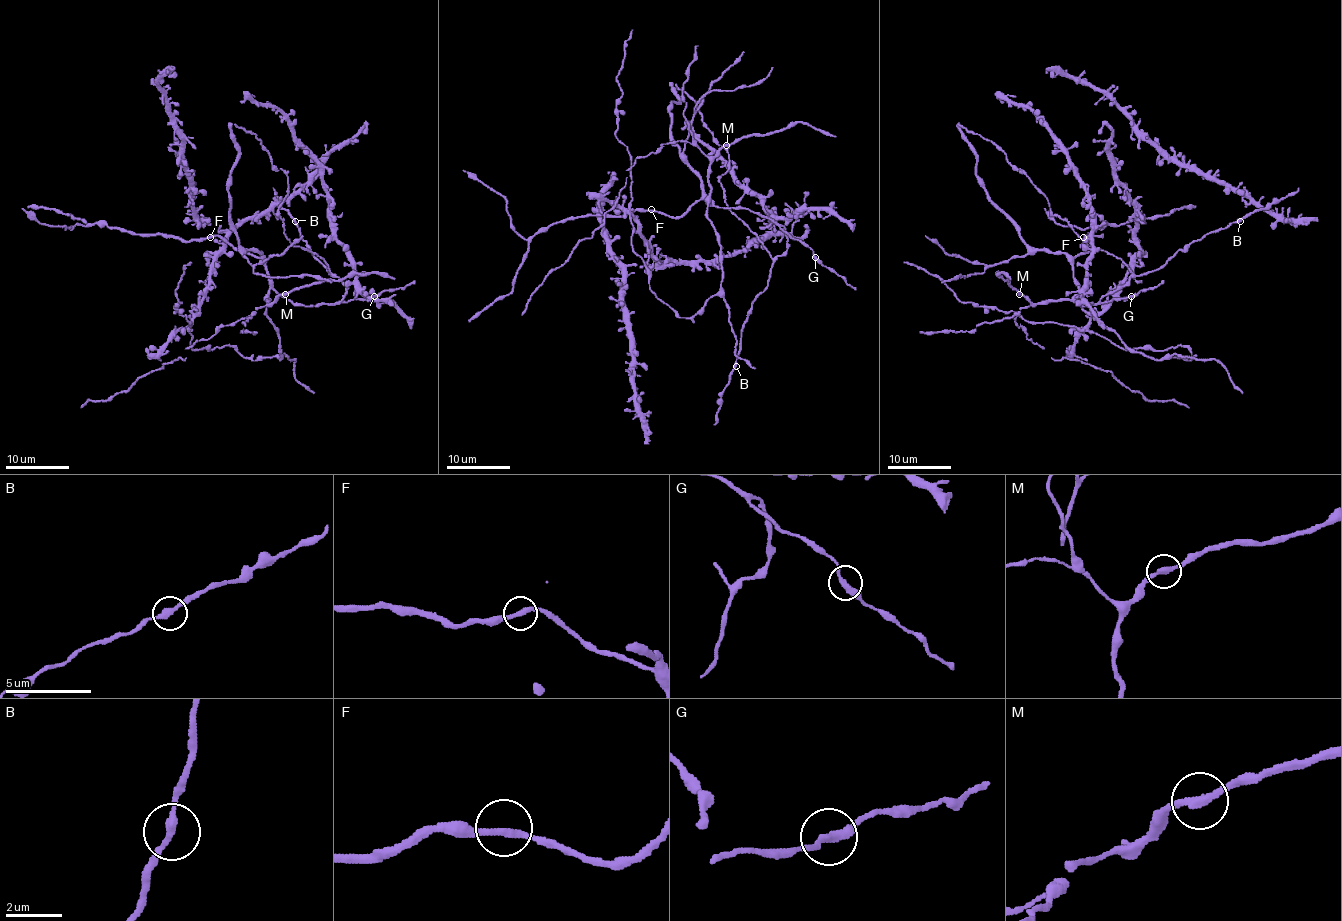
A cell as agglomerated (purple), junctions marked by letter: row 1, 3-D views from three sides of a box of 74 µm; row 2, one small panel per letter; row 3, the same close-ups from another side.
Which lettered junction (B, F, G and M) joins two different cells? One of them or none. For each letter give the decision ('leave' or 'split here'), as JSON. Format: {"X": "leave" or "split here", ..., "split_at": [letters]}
{"B": "leave", "F": "leave", "G": "leave", "M": "leave", "split_at": []}

